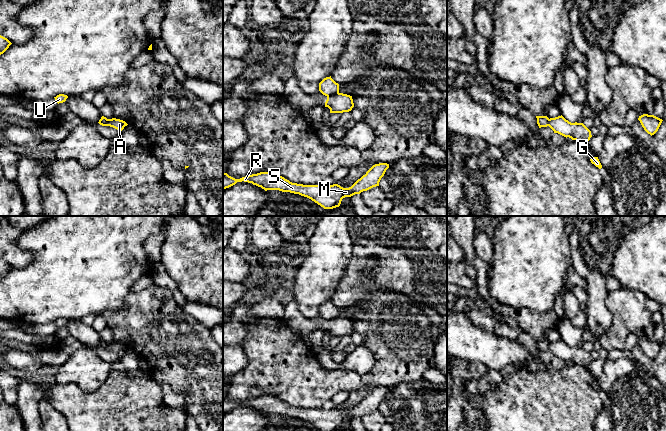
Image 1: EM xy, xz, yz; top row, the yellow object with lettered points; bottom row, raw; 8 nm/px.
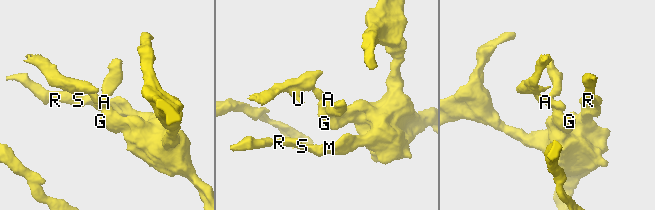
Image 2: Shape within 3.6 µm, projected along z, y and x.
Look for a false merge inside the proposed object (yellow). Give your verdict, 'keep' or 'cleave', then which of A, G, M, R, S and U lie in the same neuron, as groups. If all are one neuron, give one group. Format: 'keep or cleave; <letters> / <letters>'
cleave; A G M R S / U

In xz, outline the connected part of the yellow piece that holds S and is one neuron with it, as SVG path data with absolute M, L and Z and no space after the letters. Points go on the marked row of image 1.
M387 163L373 165L365 175L349 188L343 188L338 184L324 186L322 184L303 185L292 183L274 172L260 172L240 179L235 179L227 173L223 173L223 190L235 185L237 182L244 181L261 187L265 191L279 190L282 192L299 194L311 199L324 209L333 209L340 206L343 198L351 197L379 186L379 182L388 168L389 164Z

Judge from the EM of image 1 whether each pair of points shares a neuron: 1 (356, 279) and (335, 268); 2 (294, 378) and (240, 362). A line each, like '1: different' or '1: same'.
1: different
2: different

